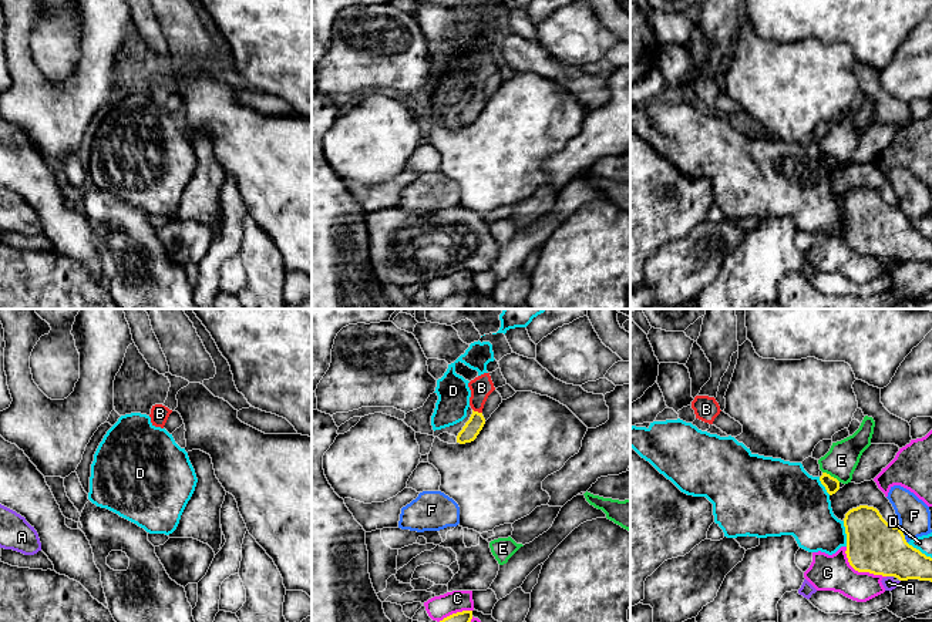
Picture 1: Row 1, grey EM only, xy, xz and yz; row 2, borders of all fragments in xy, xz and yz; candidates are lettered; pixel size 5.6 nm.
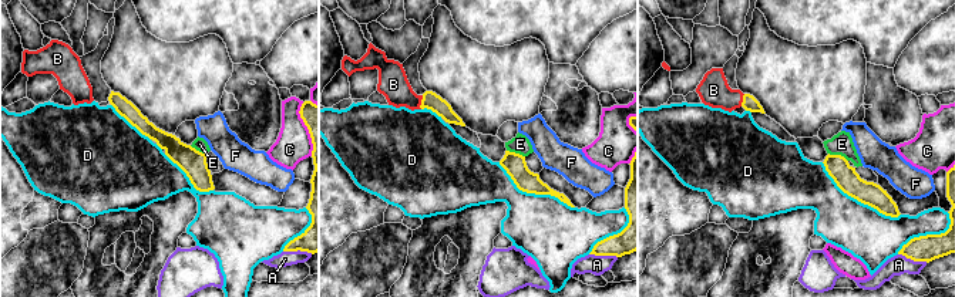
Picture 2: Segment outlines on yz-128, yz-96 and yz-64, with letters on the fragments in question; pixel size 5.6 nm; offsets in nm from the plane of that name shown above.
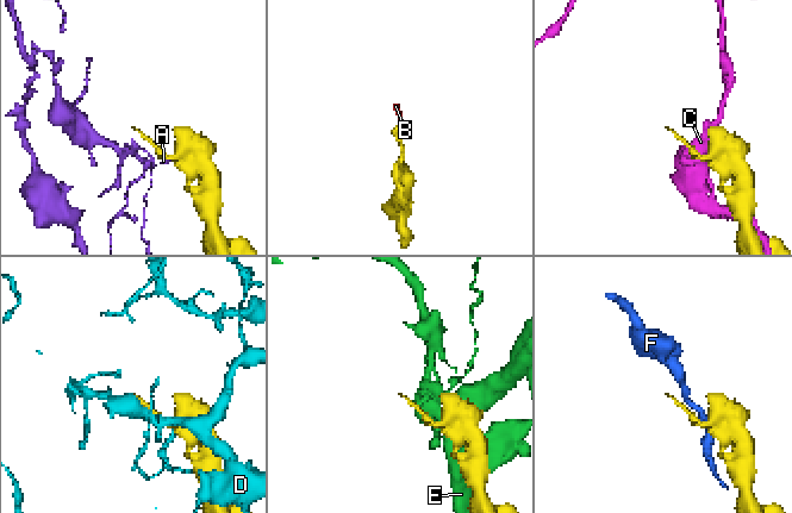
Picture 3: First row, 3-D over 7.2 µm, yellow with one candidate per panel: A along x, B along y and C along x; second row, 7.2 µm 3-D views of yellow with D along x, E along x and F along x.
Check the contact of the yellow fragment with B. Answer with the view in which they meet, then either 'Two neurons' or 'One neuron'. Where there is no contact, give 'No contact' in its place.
Touches yellow in xz. One neuron

